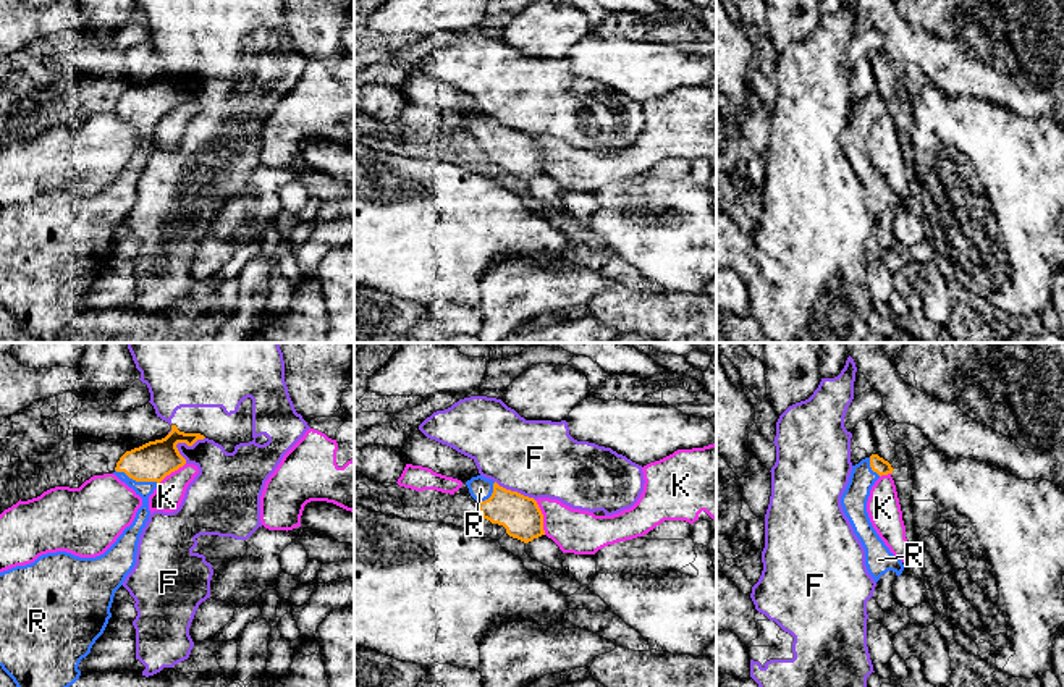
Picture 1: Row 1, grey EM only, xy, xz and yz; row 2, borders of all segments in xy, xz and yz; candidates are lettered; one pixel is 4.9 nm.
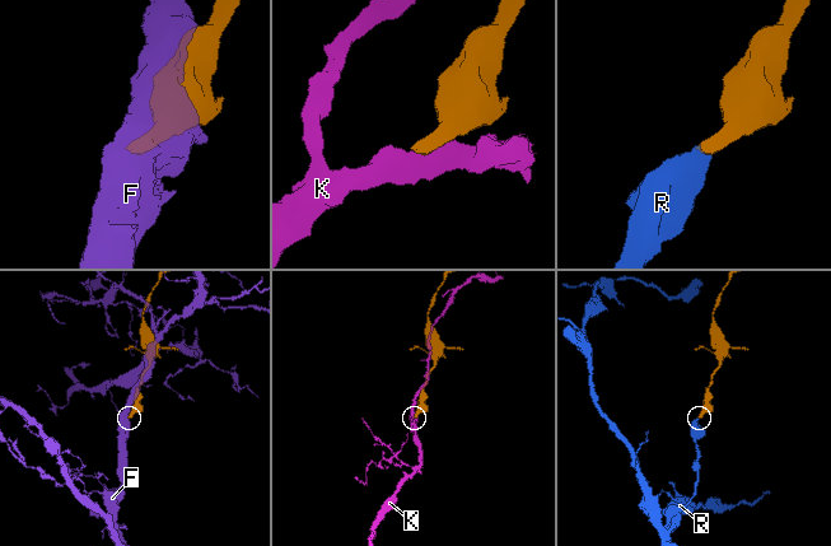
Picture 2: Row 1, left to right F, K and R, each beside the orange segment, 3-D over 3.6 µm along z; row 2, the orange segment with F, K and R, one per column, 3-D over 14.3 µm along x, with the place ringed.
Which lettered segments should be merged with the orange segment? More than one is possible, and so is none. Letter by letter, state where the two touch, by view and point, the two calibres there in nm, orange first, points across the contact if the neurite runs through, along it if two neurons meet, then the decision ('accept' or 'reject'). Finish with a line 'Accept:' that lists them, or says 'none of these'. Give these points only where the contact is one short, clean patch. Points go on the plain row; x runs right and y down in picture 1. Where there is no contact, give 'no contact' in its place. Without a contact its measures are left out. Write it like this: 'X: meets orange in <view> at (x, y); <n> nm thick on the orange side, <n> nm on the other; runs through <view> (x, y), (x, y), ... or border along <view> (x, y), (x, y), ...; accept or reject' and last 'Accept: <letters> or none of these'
F: meets orange in xy at (181, 80); 190 nm thick on the orange side, 220 nm on the other; reject
K: meets orange in xz at (542, 155); 200 nm thick on the orange side, 220 nm on the other; reject
R: meets orange in xy at (136, 118); 190 nm thick on the orange side, 80 nm on the other; runs through xy (152, 99), (136, 118), (143, 126); accept
Accept: R

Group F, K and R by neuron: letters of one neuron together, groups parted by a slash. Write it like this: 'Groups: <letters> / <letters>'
Groups: F / K / R

